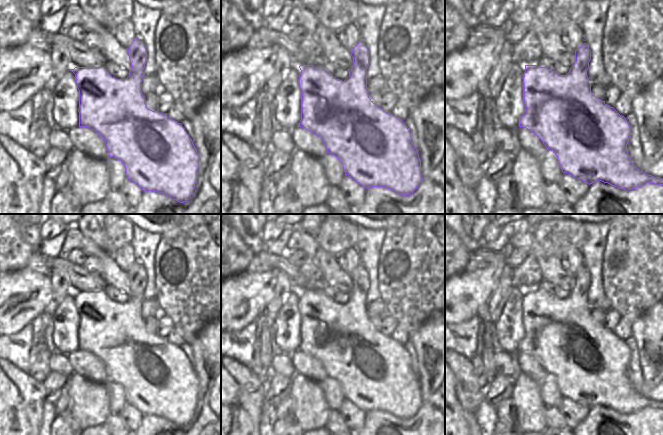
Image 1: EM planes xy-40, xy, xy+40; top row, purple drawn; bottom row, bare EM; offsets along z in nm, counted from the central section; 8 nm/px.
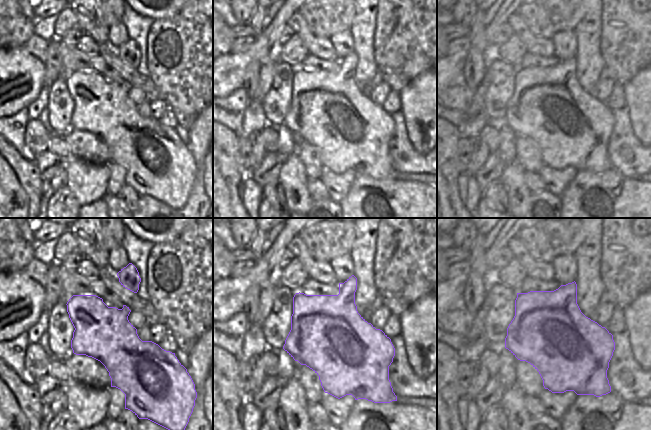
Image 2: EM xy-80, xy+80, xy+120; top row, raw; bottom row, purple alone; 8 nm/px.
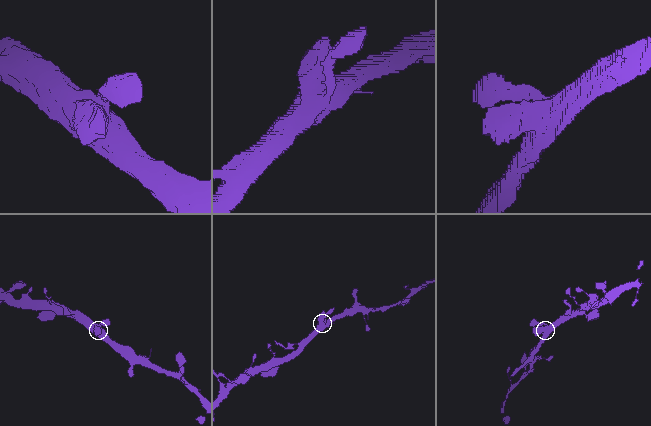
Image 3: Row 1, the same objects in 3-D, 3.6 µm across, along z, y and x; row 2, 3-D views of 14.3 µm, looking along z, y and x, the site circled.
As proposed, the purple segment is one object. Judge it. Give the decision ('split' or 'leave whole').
leave whole

